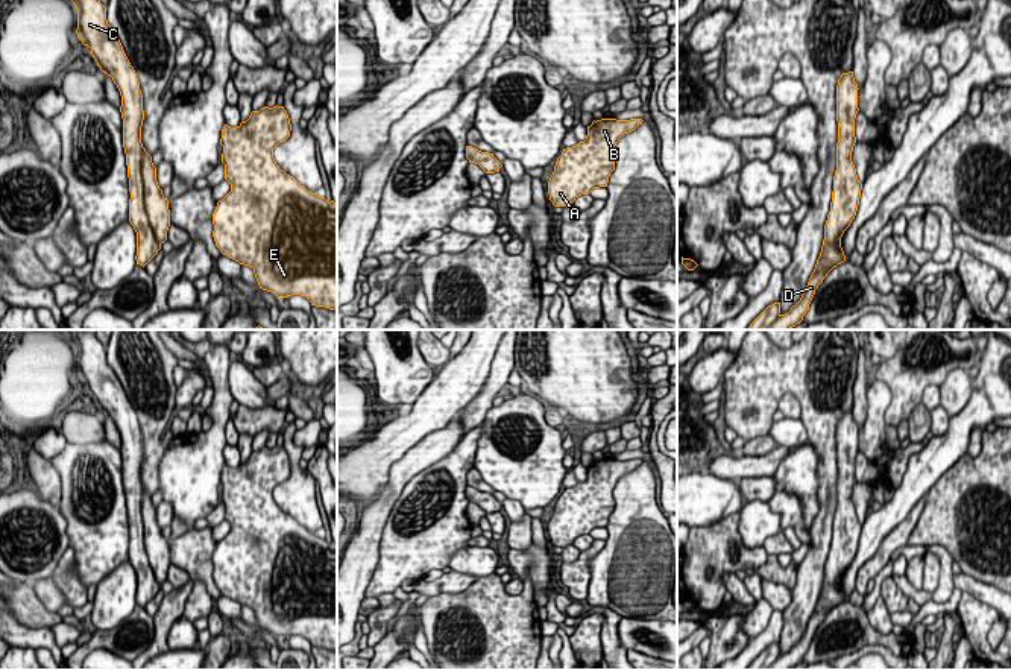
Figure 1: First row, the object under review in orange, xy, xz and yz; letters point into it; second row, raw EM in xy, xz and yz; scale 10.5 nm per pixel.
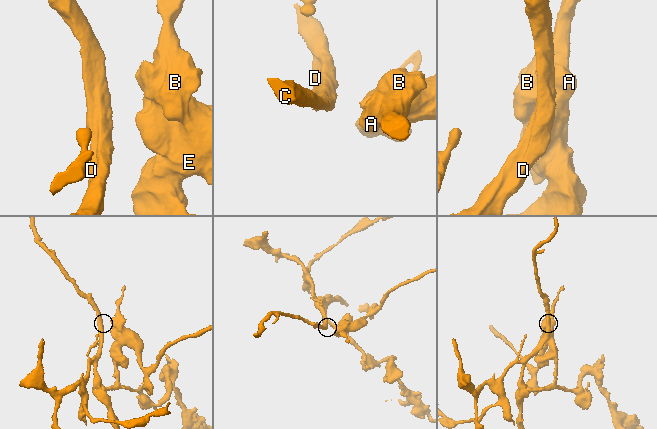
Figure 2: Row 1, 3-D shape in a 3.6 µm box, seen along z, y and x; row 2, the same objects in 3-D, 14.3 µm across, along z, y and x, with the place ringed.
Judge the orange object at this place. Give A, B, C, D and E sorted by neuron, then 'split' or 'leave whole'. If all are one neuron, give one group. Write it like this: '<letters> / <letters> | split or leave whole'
A B C D E | leave whole

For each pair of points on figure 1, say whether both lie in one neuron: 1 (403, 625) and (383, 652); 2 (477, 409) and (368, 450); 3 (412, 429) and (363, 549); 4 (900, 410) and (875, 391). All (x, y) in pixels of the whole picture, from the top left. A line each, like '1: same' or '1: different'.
1: same
2: different
3: different
4: different

